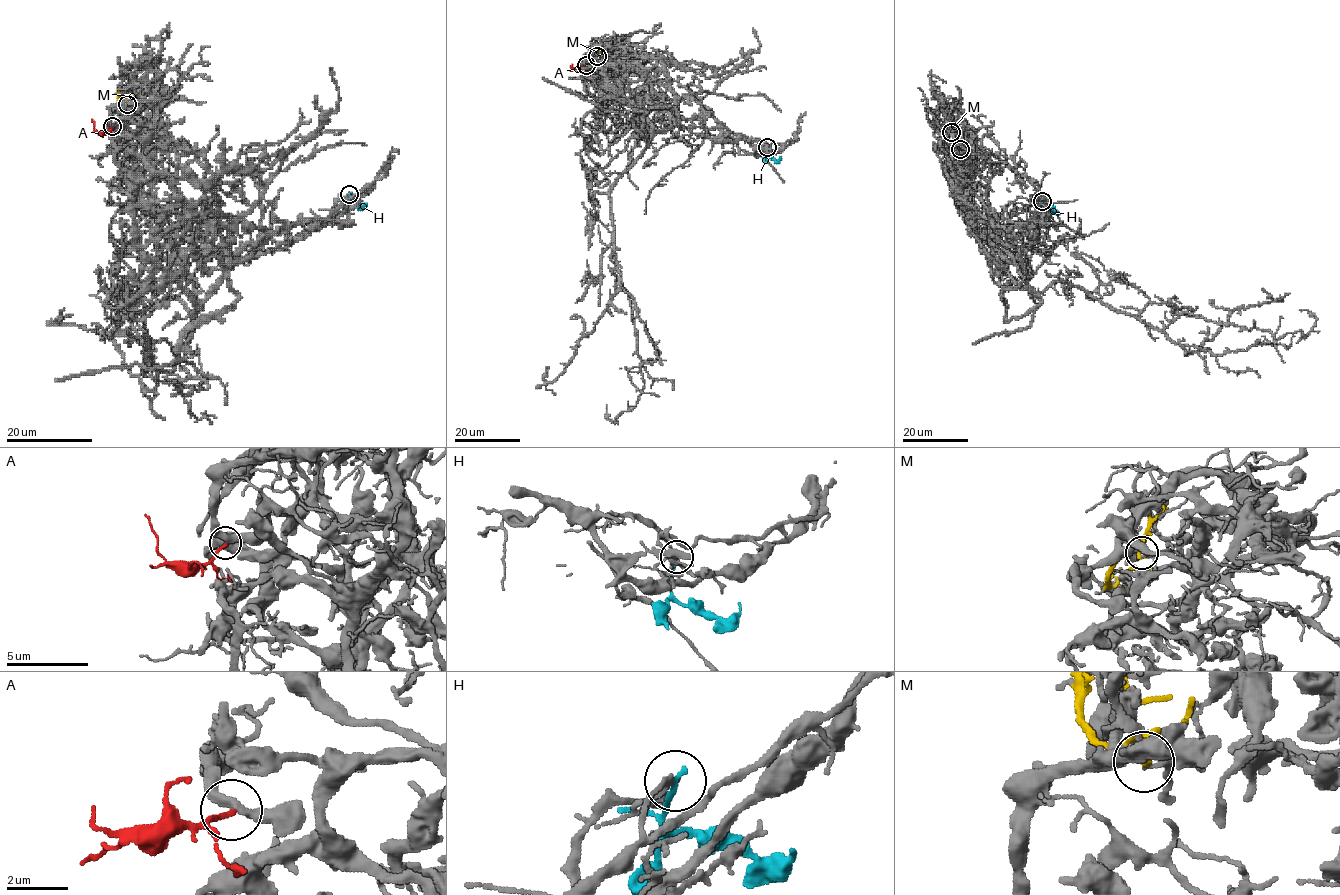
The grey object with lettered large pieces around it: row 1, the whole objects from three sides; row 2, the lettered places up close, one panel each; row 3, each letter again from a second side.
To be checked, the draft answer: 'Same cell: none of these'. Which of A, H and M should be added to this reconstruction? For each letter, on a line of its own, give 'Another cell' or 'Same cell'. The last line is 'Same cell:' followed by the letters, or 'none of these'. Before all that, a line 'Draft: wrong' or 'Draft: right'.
Draft: right
A: Another cell
H: Another cell
M: Another cell
Same cell: none of these

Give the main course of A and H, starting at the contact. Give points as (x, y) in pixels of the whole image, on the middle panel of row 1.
A: (586, 65), (570, 71)
H: (767, 147), (767, 155), (777, 160), (779, 156)

